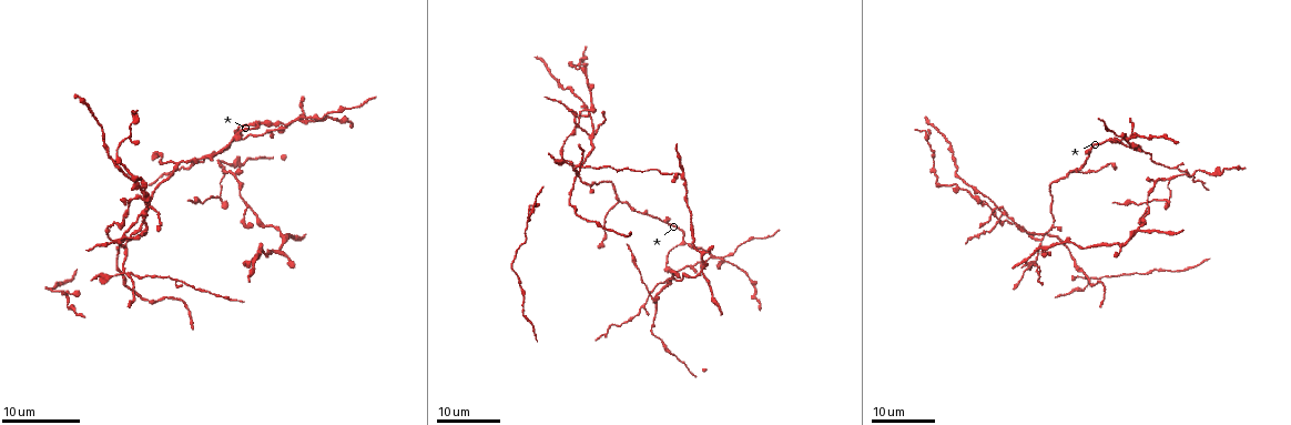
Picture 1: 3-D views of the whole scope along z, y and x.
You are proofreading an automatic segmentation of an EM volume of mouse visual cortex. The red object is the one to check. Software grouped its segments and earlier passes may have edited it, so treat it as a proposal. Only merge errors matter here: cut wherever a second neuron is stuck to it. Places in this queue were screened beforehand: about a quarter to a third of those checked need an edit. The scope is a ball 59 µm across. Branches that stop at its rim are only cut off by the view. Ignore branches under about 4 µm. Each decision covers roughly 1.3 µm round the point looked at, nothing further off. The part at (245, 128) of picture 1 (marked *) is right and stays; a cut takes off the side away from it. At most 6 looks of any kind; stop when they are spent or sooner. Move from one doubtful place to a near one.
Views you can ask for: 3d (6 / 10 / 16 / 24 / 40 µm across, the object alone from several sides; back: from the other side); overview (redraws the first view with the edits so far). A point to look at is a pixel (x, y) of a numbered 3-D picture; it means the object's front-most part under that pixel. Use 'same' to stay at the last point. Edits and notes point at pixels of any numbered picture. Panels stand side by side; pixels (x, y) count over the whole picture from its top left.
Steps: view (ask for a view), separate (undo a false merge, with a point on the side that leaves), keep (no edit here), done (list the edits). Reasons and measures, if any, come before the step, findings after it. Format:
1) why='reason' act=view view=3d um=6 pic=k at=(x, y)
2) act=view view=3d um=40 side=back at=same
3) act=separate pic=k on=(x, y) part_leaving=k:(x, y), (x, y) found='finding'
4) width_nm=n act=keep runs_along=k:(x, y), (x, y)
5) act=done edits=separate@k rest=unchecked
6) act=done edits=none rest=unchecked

why='three arms meet' act=view view=3d um=24 pic=1 at=(644, 308)

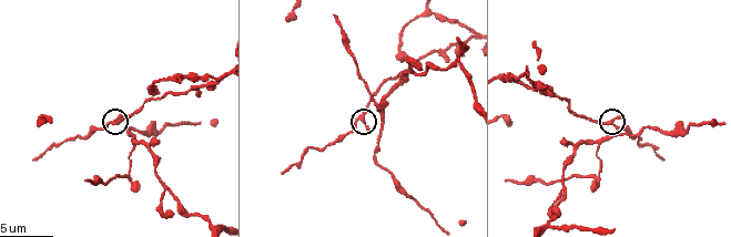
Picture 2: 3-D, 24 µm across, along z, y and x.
act=view view=3d um=6 pic=2 at=(362, 119)

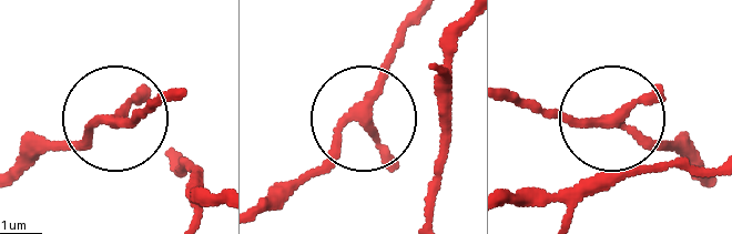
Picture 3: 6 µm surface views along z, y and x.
act=keep runs_along=3:(416, 21), (374, 105), (271, 209) found='one neuron here'

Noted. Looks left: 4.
why='four arms meet' act=view view=3d um=16 pic=1 at=(126, 272)

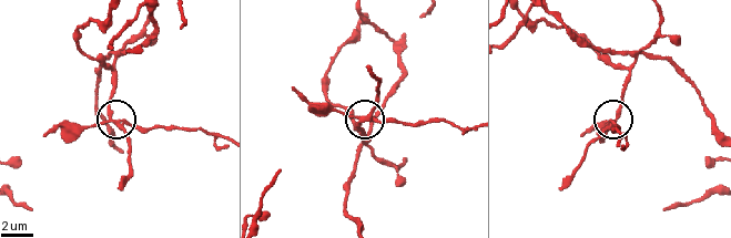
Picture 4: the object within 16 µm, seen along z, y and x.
act=view view=3d um=10 pic=4 at=(364, 118)

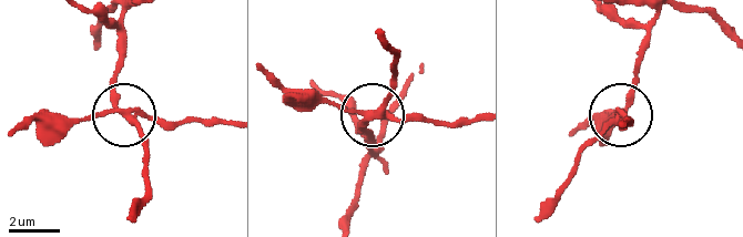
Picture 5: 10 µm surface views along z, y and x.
act=separate pic=5 on=(161, 123) part_leaving=5:(130, 109), (160, 121), (230, 121) found='a second neuron is stuck on'

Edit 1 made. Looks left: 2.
why='looks like a crossing' act=view view=3d um=16 pic=1 at=(1044, 235)

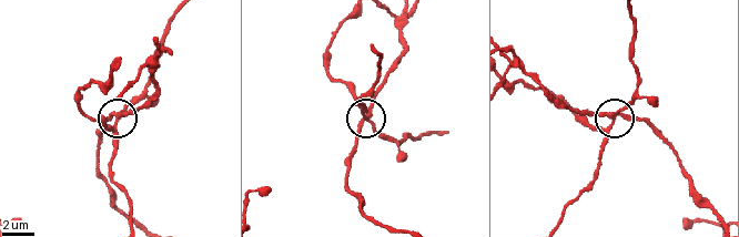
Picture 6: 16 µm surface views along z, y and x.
why='closer look' act=view view=3d um=6 pic=6 at=(360, 122)

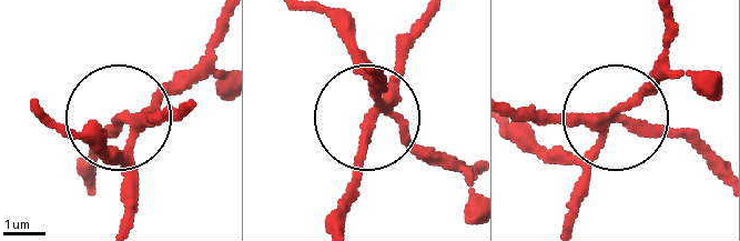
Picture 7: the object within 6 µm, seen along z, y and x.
side_arm_um=37 arms=4 act=separate pic=7 on=(360, 163) found='a second neuron is stuck on'

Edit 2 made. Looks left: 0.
act=done edits=separate@5,separate@7 rest=unchecked

